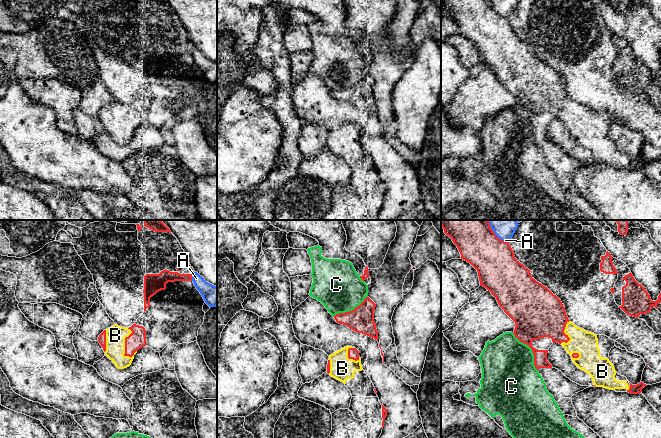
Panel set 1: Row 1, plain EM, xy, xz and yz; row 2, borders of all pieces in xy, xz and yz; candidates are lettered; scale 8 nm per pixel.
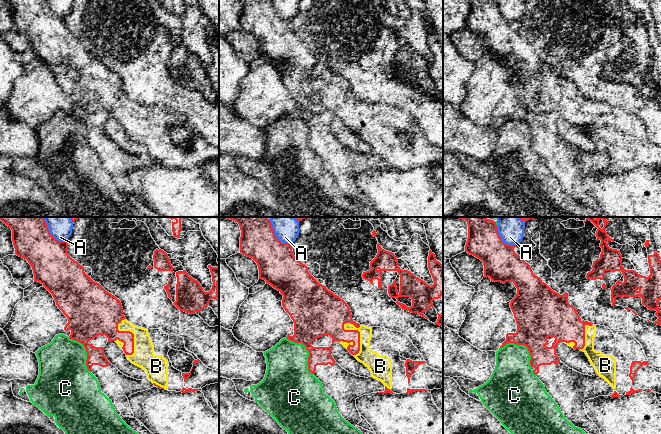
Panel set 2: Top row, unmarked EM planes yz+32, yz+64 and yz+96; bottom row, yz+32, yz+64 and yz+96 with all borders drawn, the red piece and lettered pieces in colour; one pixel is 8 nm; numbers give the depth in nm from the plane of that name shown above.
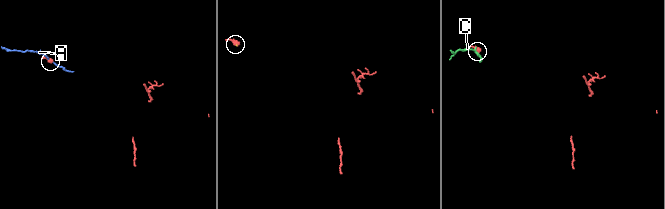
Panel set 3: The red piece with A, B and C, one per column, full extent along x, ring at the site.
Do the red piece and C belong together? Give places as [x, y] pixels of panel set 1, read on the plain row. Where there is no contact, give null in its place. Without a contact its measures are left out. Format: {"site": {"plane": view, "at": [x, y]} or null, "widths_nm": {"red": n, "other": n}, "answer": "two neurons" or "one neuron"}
{"site": {"plane": "yz", "at": [532, 126]}, "widths_nm": {"red": 320, "other": 420}, "answer": "two neurons"}

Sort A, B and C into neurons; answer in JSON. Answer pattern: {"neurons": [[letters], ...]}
{"neurons": [["A"], ["B"], ["C"]]}

